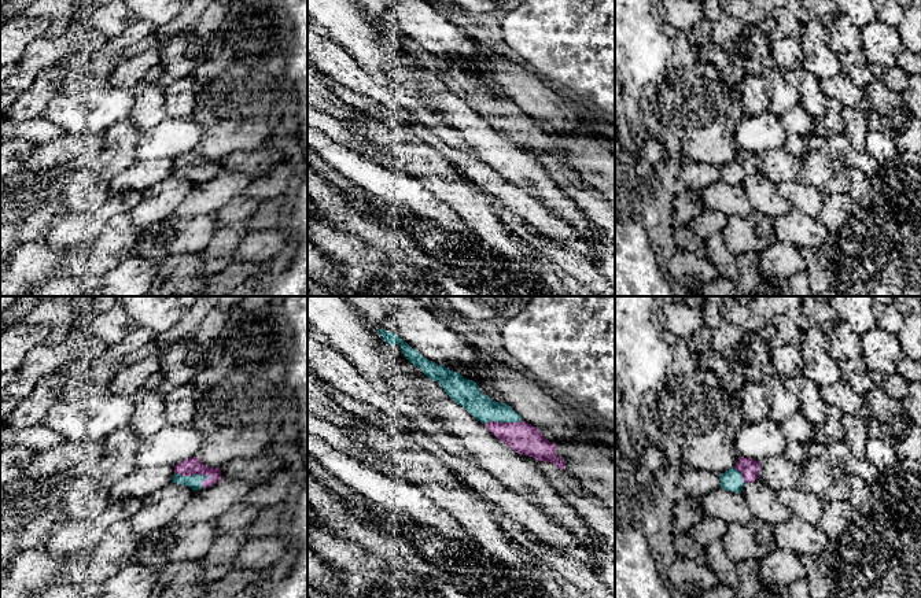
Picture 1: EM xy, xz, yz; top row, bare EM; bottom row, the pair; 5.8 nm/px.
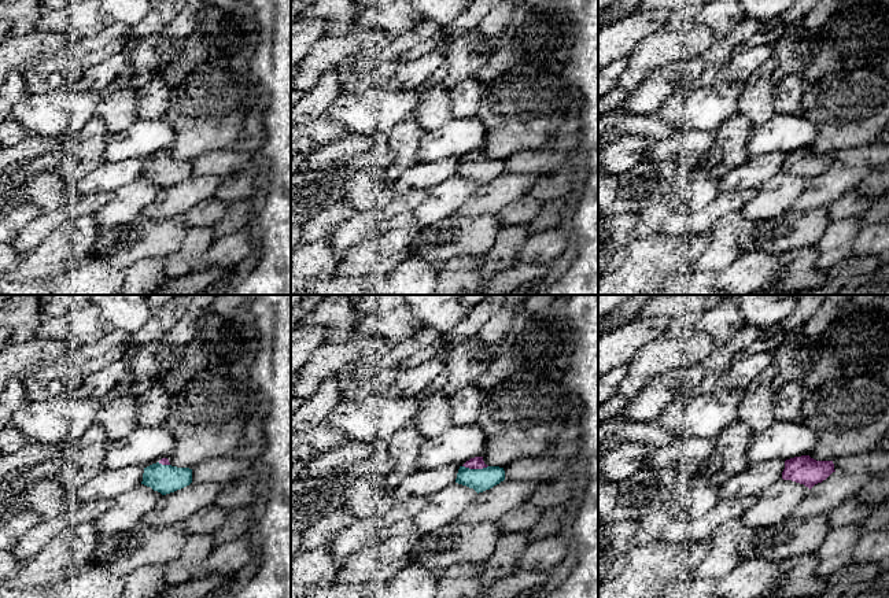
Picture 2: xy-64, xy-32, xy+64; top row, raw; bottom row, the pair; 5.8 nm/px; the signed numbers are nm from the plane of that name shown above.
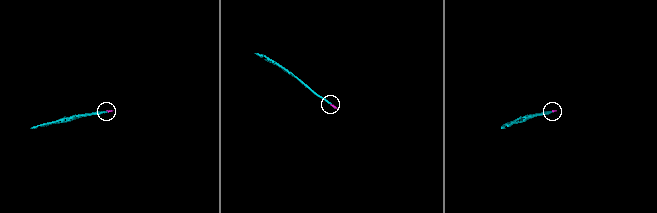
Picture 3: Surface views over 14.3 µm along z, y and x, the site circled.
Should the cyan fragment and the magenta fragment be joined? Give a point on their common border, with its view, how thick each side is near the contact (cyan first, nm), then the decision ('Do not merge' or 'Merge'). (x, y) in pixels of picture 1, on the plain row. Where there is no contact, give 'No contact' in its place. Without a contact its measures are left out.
Touches cyan at xy (194, 168). Thickness 80 nm (cyan) against 100 nm. Merge

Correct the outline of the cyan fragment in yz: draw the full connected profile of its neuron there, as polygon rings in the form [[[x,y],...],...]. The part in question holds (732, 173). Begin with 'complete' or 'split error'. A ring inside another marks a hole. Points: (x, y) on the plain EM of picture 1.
split error; [[[738,150],[737,158],[719,167],[721,180],[726,184],[741,185],[745,176],[754,176],[759,171],[760,155]]]

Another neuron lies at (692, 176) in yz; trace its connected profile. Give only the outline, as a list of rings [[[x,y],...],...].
[[[682,160],[678,171],[678,188],[700,192],[721,180],[719,167],[707,163]]]

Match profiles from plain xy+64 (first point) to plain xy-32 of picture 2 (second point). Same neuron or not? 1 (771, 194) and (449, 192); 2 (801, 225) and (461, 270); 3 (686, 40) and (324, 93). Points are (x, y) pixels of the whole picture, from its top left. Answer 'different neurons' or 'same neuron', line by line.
1: same neuron
2: different neurons
3: different neurons

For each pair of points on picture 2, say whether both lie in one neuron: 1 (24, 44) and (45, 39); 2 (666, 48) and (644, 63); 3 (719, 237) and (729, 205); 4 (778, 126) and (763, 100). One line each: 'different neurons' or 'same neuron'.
1: same neuron
2: same neuron
3: different neurons
4: different neurons

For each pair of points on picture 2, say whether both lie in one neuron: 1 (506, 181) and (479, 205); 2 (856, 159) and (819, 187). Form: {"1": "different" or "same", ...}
{"1": "same", "2": "different"}

